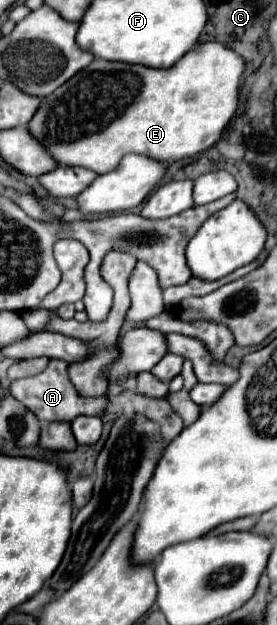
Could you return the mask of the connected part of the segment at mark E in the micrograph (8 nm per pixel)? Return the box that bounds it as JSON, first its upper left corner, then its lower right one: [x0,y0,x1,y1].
[28,41,246,173]

